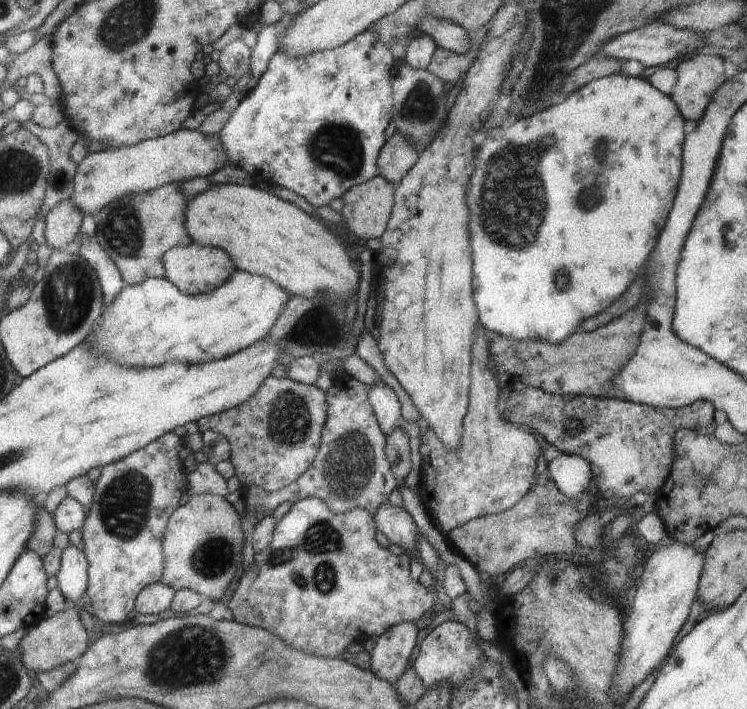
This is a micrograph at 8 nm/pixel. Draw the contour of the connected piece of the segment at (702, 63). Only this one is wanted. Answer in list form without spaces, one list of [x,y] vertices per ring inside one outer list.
[[[692,54],[682,58],[682,62],[675,69],[677,80],[670,96],[676,102],[677,108],[686,119],[698,122],[702,119],[705,109],[712,99],[713,93],[724,83],[724,68],[722,68],[720,55]]]

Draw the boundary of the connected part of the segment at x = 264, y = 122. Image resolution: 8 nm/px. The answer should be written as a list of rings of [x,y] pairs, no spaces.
[[[371,27],[355,39],[345,43],[342,47],[333,50],[315,51],[314,53],[300,57],[291,57],[286,51],[278,49],[269,61],[266,72],[259,78],[256,87],[250,90],[240,101],[240,106],[231,112],[230,119],[219,133],[229,162],[240,166],[250,176],[260,176],[264,180],[270,180],[297,195],[305,198],[313,207],[327,206],[334,198],[342,197],[351,187],[368,181],[368,178],[378,177],[379,164],[376,164],[378,152],[385,147],[386,128],[392,118],[392,68],[394,68],[394,56],[390,54],[388,44],[381,41],[379,34]]]

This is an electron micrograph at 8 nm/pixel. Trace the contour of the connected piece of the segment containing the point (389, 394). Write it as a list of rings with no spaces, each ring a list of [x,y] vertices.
[[[385,383],[366,386],[369,404],[372,406],[382,434],[390,434],[393,429],[402,426],[404,421],[401,418],[401,407],[396,392]]]

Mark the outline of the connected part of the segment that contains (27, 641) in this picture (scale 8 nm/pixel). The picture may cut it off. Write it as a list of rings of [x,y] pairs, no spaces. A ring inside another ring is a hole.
[[[74,604],[67,606],[65,610],[54,614],[51,619],[45,619],[40,625],[33,627],[23,638],[21,658],[30,670],[52,671],[61,665],[82,660],[86,652],[89,652],[93,634],[80,618],[78,609],[80,608]]]

